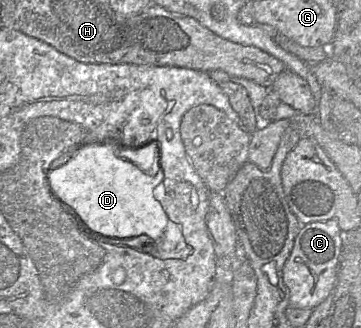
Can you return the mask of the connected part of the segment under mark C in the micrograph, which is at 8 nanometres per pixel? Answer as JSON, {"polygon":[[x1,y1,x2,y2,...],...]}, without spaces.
{"polygon":[[335,220,312,222,301,226,283,267,283,281,289,290,290,308,313,310,332,293,337,279,344,235]]}

